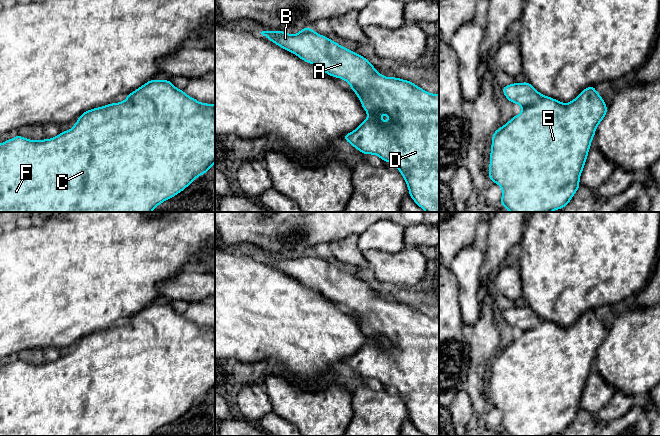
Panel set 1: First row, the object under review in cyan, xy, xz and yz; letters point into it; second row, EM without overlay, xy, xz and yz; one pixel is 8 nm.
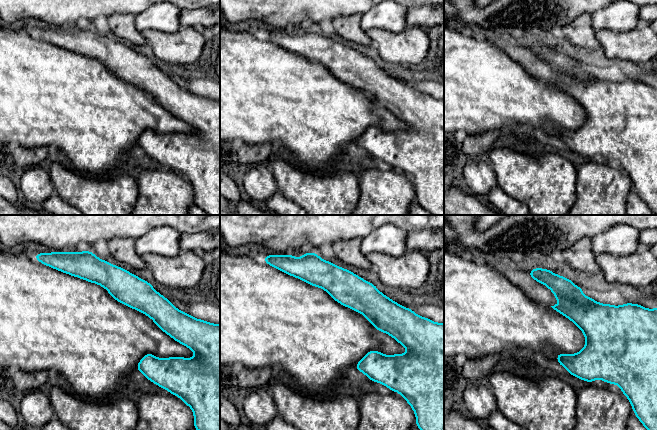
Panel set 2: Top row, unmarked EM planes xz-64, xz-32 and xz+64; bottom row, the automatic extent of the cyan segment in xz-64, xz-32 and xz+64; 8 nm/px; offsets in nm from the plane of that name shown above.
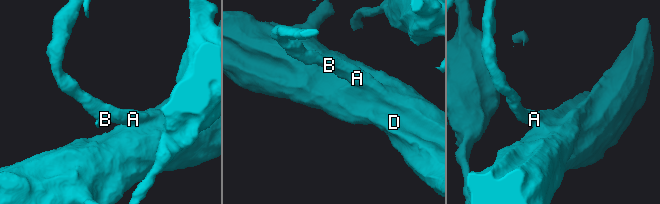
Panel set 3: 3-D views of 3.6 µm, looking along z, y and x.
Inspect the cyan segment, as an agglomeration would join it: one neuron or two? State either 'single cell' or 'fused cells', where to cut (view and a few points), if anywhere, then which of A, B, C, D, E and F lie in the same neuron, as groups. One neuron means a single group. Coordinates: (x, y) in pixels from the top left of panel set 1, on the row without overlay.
single cell; no cut; A B C D E F

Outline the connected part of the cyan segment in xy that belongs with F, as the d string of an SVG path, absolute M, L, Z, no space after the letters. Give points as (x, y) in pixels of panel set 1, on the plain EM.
M152 303L127 319L123 326L111 327L99 332L93 332L82 337L73 352L61 356L58 360L44 364L29 364L20 359L0 367L0 436L152 436L160 427L173 422L183 415L198 400L205 398L215 387L215 328L200 327L196 323L188 320L183 314L177 313L169 304Z

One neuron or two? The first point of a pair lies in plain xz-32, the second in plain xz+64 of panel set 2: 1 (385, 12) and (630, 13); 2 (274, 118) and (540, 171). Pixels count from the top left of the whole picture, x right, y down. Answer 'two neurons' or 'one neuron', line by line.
1: one neuron
2: two neurons

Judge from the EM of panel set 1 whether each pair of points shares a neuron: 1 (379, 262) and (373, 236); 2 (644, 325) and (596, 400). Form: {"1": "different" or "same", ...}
{"1": "different", "2": "same"}

